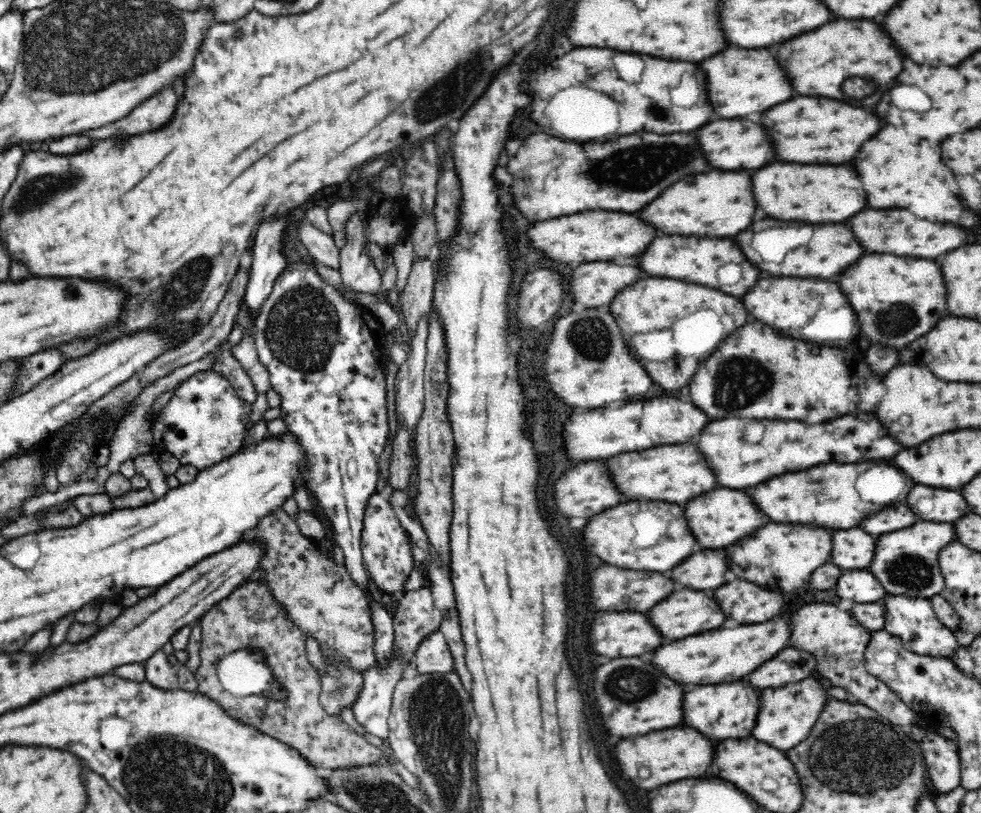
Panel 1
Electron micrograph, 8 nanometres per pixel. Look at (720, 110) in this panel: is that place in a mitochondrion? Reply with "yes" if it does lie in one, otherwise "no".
no

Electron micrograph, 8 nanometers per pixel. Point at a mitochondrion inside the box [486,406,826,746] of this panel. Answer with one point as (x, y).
(631, 683)

